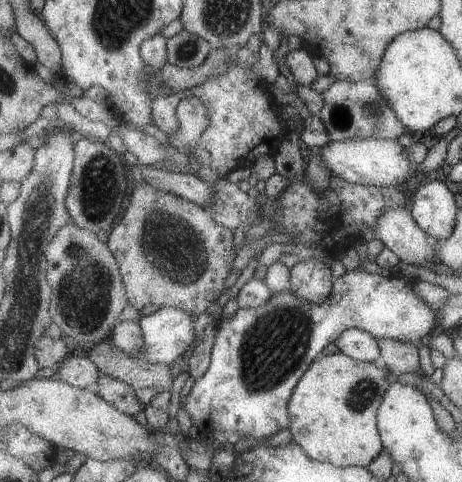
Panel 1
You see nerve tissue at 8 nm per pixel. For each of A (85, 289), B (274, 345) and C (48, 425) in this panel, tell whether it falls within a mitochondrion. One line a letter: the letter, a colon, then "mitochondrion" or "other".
A: mitochondrion
B: mitochondrion
C: other

